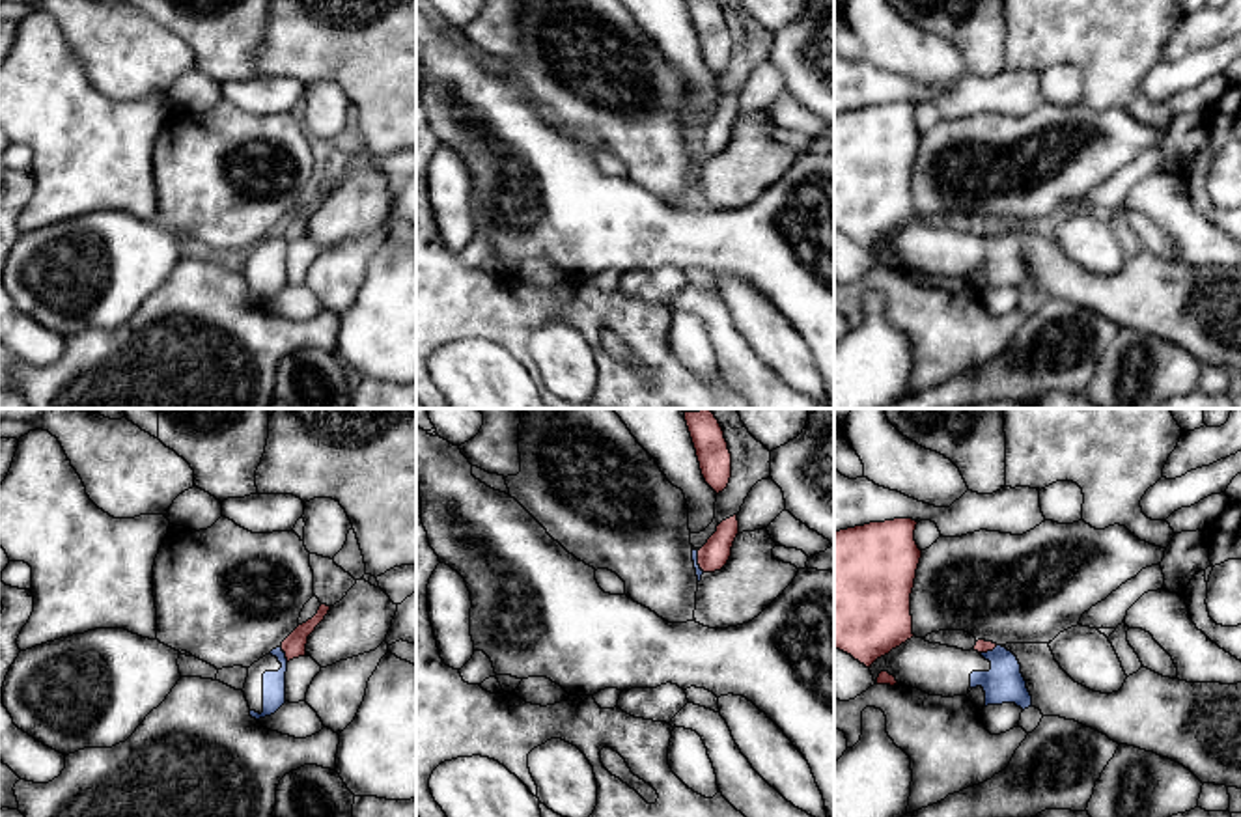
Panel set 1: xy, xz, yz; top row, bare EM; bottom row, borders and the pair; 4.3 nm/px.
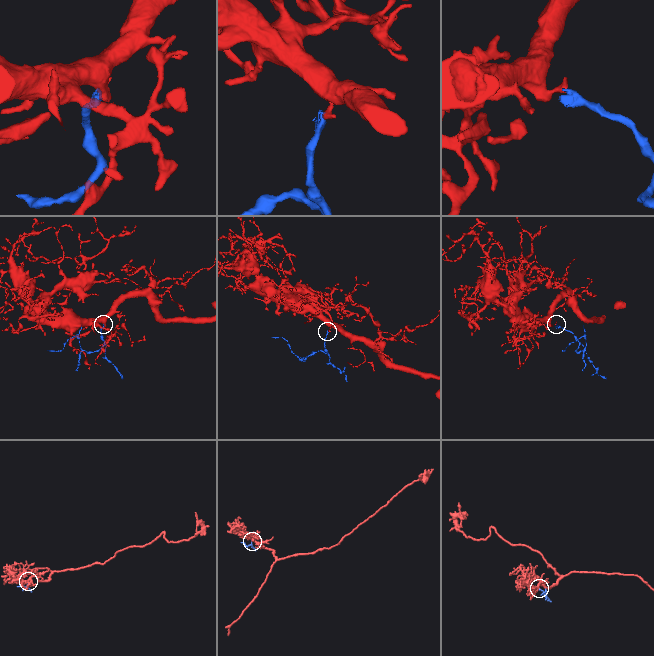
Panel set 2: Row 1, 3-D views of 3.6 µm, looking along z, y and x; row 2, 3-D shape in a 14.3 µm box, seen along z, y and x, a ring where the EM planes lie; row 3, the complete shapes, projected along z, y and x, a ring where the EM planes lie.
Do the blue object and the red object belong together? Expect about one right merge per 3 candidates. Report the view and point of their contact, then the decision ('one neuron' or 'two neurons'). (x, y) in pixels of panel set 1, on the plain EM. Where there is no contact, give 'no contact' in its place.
yz (988, 234) | two neurons

